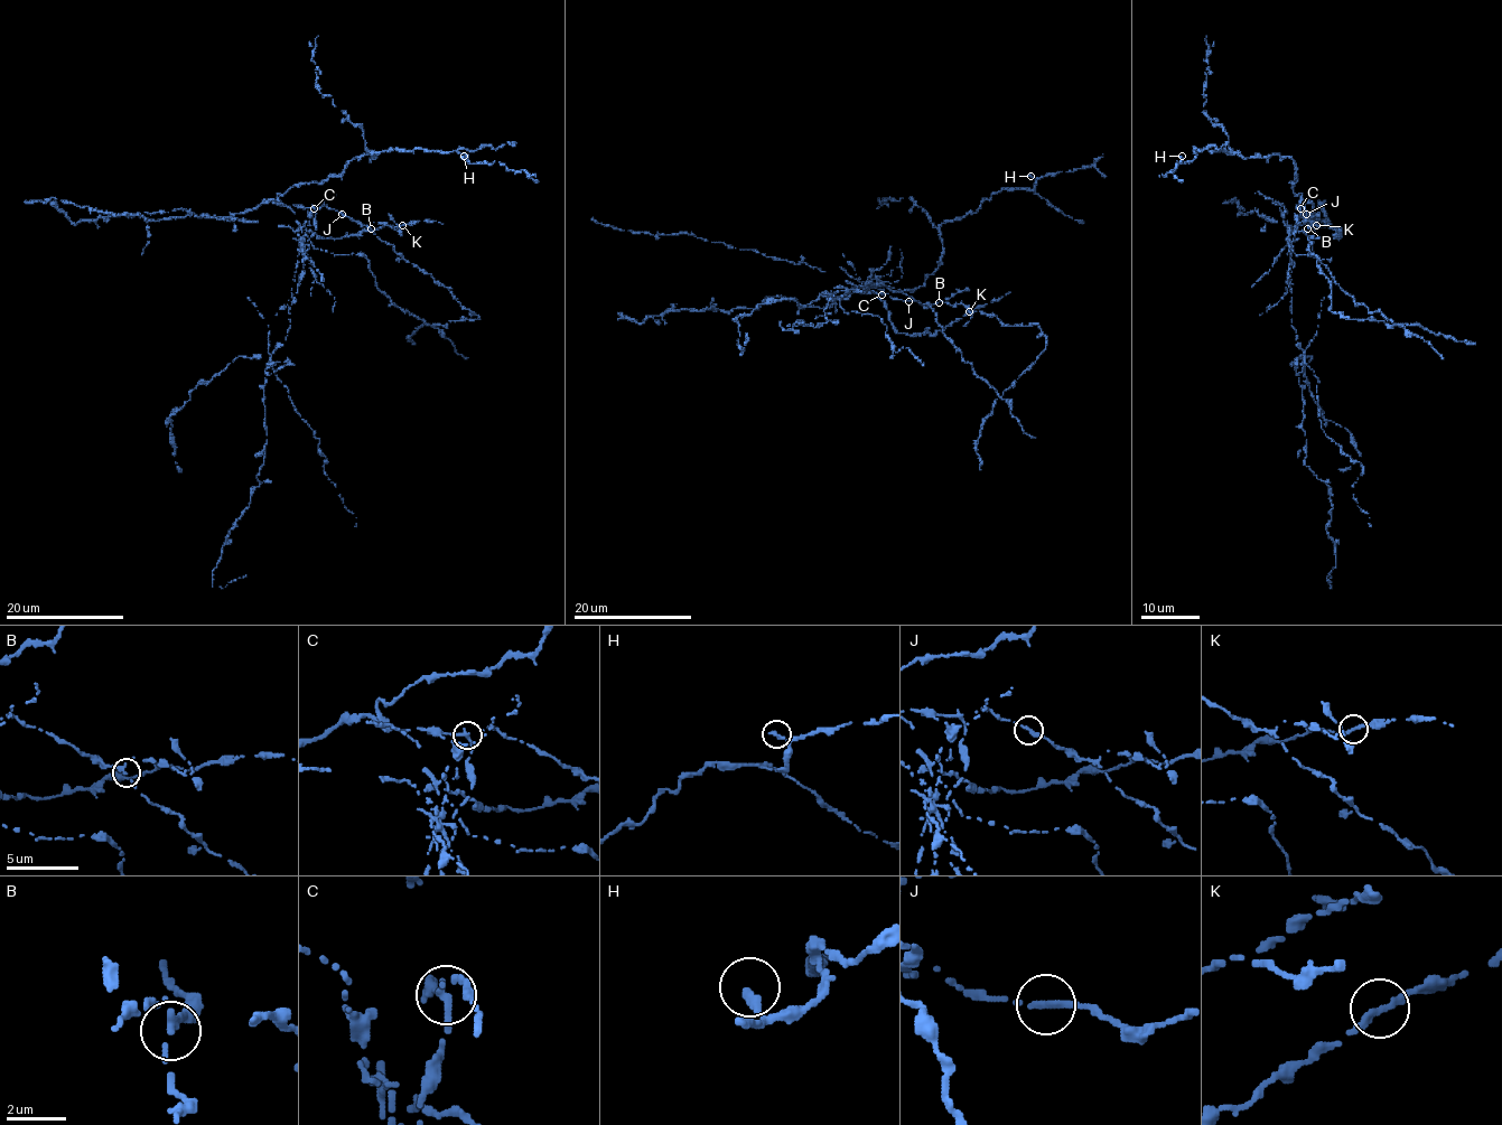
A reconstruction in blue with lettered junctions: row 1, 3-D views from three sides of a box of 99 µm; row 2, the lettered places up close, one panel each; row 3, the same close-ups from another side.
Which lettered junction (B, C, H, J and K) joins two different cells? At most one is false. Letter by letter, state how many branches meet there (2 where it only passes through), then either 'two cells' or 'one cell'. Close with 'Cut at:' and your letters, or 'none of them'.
B: branches 1; one cell
C: branches 1; two cells
H: branches 1; one cell
J: branches 1; one cell
K: branches 1; one cell
Cut at: C

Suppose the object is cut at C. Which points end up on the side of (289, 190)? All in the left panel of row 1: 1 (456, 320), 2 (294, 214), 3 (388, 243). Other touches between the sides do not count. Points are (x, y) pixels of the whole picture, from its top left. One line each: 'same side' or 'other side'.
1: same side
2: other side
3: same side

